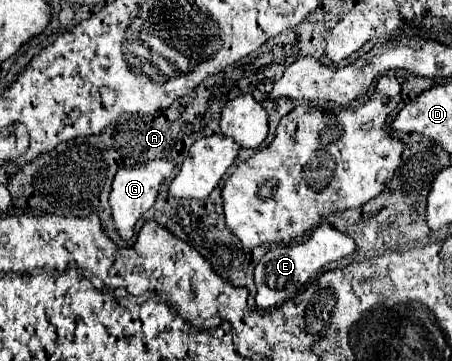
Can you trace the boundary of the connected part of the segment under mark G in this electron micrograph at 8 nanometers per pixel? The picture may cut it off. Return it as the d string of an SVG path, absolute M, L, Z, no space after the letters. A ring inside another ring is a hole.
M157 159L157 161L149 161L145 163L145 167L131 167L131 169L119 169L113 185L111 185L111 195L109 195L109 203L111 203L111 213L113 213L113 223L117 233L121 235L123 241L129 241L135 235L135 223L141 219L141 215L153 207L159 185L163 179L167 179L173 173L175 163L165 161L165 159Z

